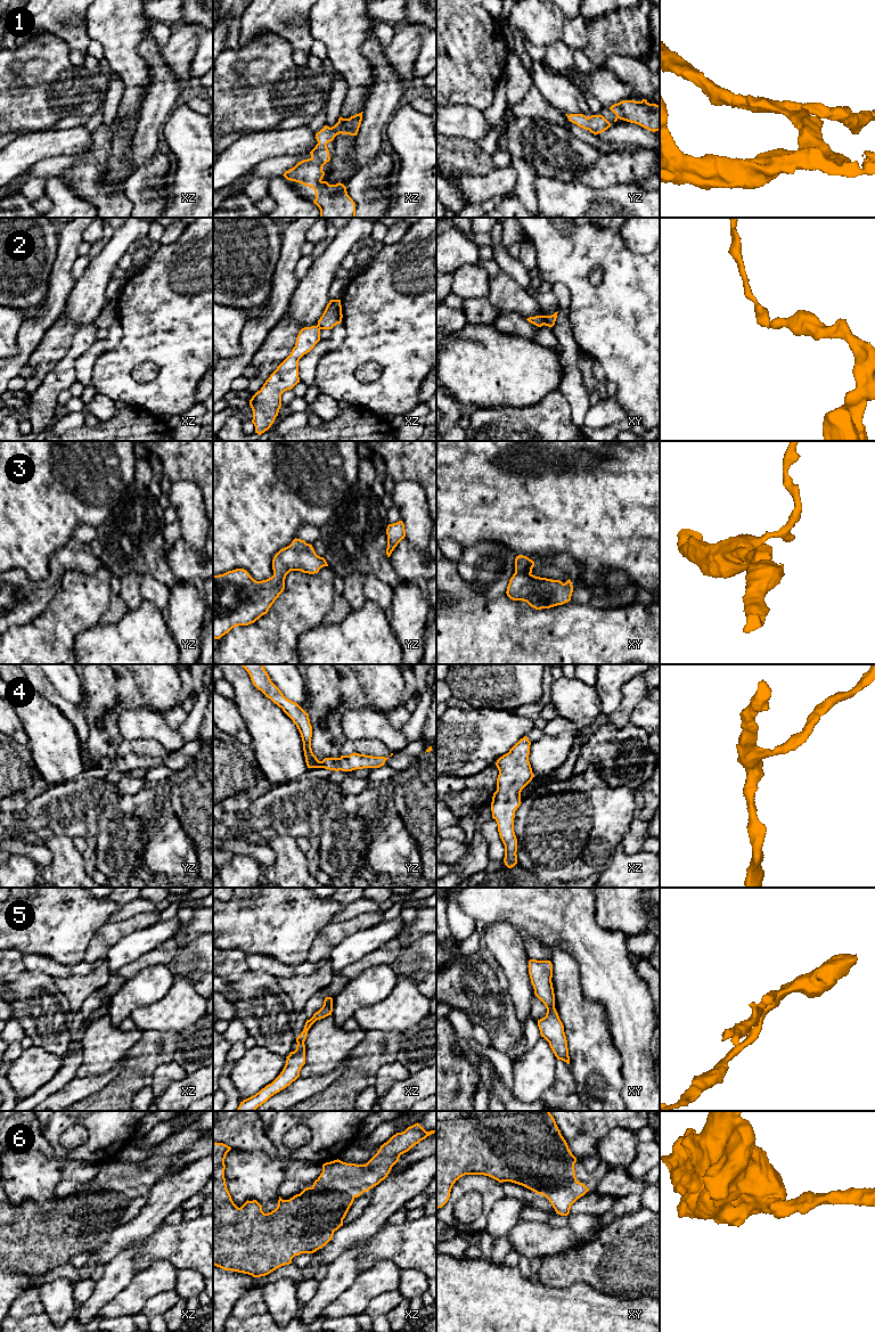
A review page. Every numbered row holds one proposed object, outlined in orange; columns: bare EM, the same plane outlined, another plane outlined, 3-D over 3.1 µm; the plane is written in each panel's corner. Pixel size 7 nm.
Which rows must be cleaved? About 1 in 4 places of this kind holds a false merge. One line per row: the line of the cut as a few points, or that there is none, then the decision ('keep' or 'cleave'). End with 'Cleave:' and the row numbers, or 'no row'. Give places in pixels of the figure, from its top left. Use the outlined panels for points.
1: no cut | keep
2: xy (541, 316), (544, 324) | cleave
3: no cut | keep
4: no cut | keep
5: xy (554, 1006), (547, 1010) | cleave
6: no cut | keep
Cleave: 2, 5

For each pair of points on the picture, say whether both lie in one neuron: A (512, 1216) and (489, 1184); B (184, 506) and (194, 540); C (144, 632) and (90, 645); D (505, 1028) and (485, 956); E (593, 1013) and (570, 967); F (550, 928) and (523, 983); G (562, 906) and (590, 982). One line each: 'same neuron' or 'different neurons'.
A: different neurons
B: same neuron
C: same neuron
D: same neuron
E: same neuron
F: different neurons
G: same neuron

